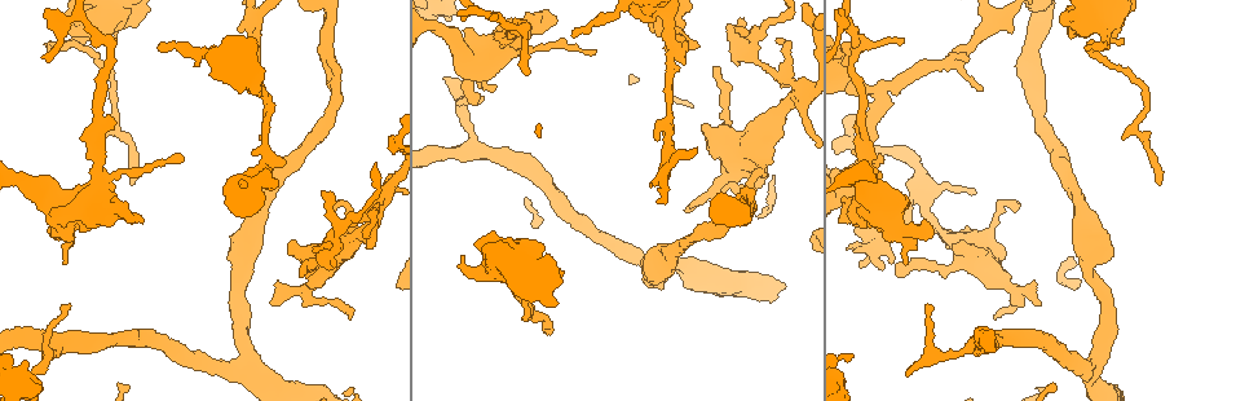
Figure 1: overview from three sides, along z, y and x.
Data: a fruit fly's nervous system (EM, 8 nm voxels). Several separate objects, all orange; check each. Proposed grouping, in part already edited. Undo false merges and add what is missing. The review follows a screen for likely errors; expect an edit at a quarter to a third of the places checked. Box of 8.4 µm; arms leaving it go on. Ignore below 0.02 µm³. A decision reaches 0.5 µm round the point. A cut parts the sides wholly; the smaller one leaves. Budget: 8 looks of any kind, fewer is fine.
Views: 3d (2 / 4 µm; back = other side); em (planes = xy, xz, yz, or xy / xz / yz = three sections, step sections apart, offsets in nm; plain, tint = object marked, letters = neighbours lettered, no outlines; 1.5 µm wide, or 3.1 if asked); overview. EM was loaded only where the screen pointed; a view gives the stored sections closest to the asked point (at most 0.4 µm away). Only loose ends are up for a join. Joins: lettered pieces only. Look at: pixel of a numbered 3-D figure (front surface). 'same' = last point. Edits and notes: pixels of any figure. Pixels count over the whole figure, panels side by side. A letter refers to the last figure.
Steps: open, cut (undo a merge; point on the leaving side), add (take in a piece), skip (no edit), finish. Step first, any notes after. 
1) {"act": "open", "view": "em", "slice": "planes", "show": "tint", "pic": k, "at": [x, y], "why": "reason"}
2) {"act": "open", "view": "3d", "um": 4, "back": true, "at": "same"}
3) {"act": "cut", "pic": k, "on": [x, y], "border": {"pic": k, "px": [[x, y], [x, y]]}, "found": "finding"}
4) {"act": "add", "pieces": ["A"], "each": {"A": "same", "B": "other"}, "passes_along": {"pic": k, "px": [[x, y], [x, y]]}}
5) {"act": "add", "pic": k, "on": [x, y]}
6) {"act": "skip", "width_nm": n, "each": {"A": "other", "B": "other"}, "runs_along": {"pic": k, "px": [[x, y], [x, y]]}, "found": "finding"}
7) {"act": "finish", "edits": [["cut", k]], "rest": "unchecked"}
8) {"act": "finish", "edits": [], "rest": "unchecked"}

{"act": "open", "view": "em", "slice": "yz", "step": 4, "show": "tint", "pic": 1, "at": [994, 24], "why": "side arm on a straight run"}

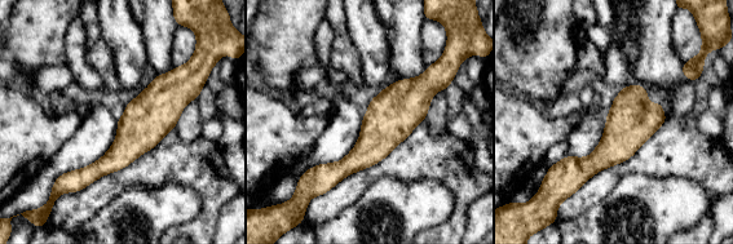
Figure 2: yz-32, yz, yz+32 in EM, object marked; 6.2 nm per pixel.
{"act": "open", "view": "em", "slice": "planes", "show": "letters", "at": "same", "why": "another direction"}

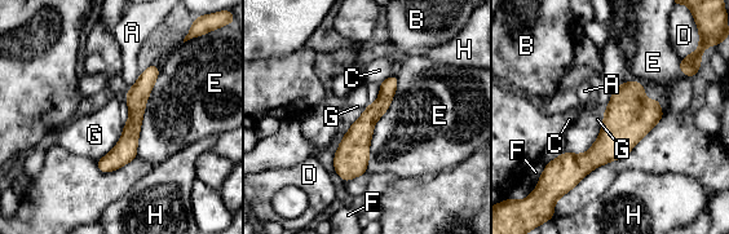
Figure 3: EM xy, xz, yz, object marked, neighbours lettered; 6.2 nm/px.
{"act": "skip", "each": {"A": "other", "B": "other", "C": "other", "D": "other", "E": "other", "F": "other", "G": "other", "H": "other"}, "border": {"pic": 3, "px": [[396, 75], [367, 170], [344, 182]]}, "found": "continuous, no second cell"}

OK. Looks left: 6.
{"act": "open", "view": "3d", "um": 2, "pic": 1, "at": [904, 41], "why": "branch stops here"}

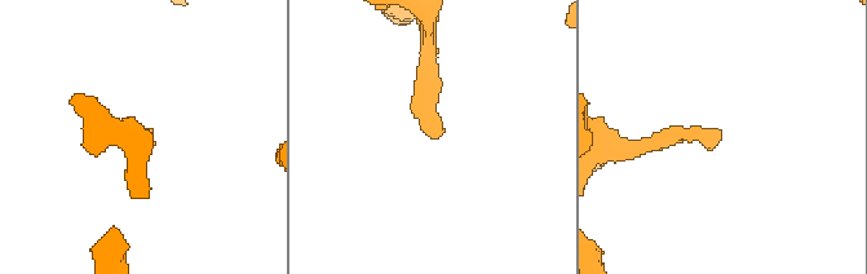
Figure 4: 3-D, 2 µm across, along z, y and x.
{"act": "open", "view": "em", "slice": "yz", "step": 8, "show": "letters", "pic": 4, "at": [712, 138], "why": "now the EM"}

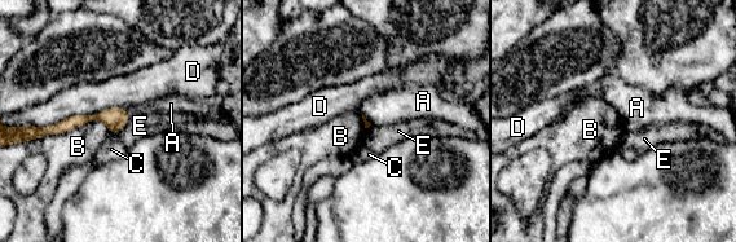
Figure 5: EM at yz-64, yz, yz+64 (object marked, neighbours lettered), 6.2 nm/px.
{"act": "open", "view": "em", "slice": "planes", "show": "letters", "at": "same"}

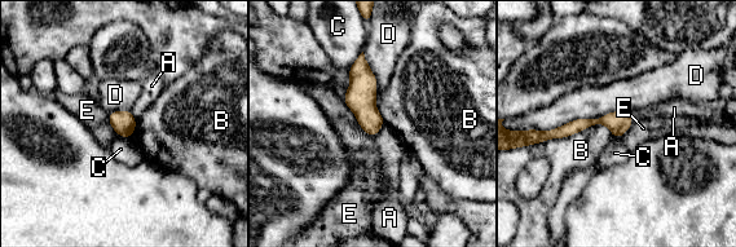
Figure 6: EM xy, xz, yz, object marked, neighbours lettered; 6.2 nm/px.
{"act": "skip", "width_nm": 140, "each": {"A": "other", "B": "other", "C": "other", "D": "other", "E": "other"}, "runs_along": {"pic": 6, "px": [[629, 120], [589, 122], [545, 136]]}, "found": "no lettered piece goes on from it"}

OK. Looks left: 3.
{"act": "open", "view": "em", "slice": "planes", "show": "plain", "pic": 1, "at": [516, 297], "why": "an open end"}

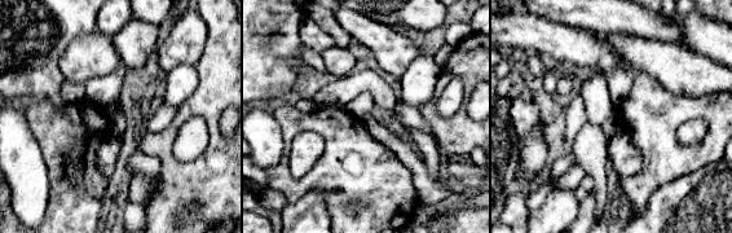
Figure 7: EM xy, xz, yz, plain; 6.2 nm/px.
{"act": "open", "view": "em", "slice": "planes", "show": "letters", "at": "same"}

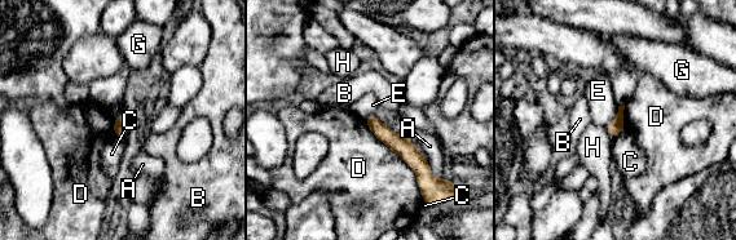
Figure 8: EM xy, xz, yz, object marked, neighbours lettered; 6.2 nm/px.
{"act": "skip", "width_nm": 90, "each": {"A": "other", "B": "other", "C": "other", "D": "other", "E": "other", "G": "other", "H": "other"}, "runs_along": {"pic": 8, "px": [[370, 119], [421, 167], [421, 178]]}, "found": "no lettered piece goes on from it"}

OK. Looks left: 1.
{"act": "finish", "edits": [], "rest": "unchecked"}

